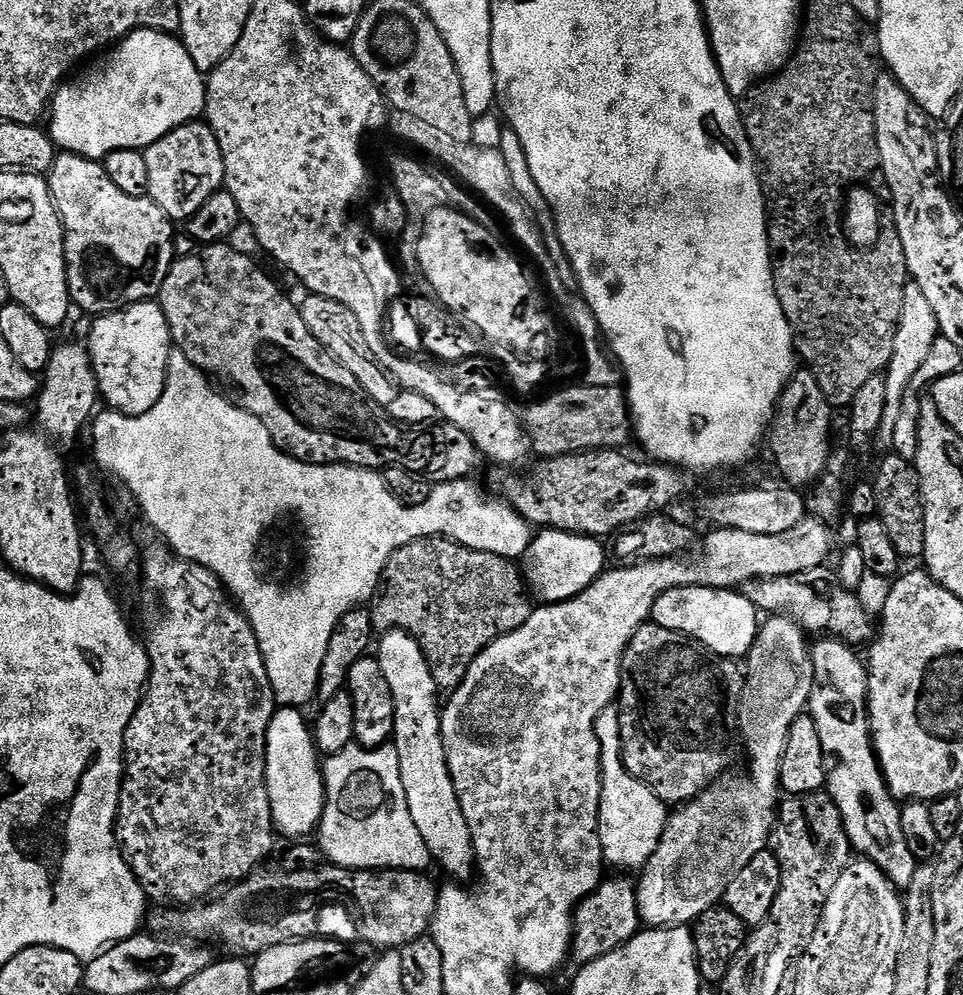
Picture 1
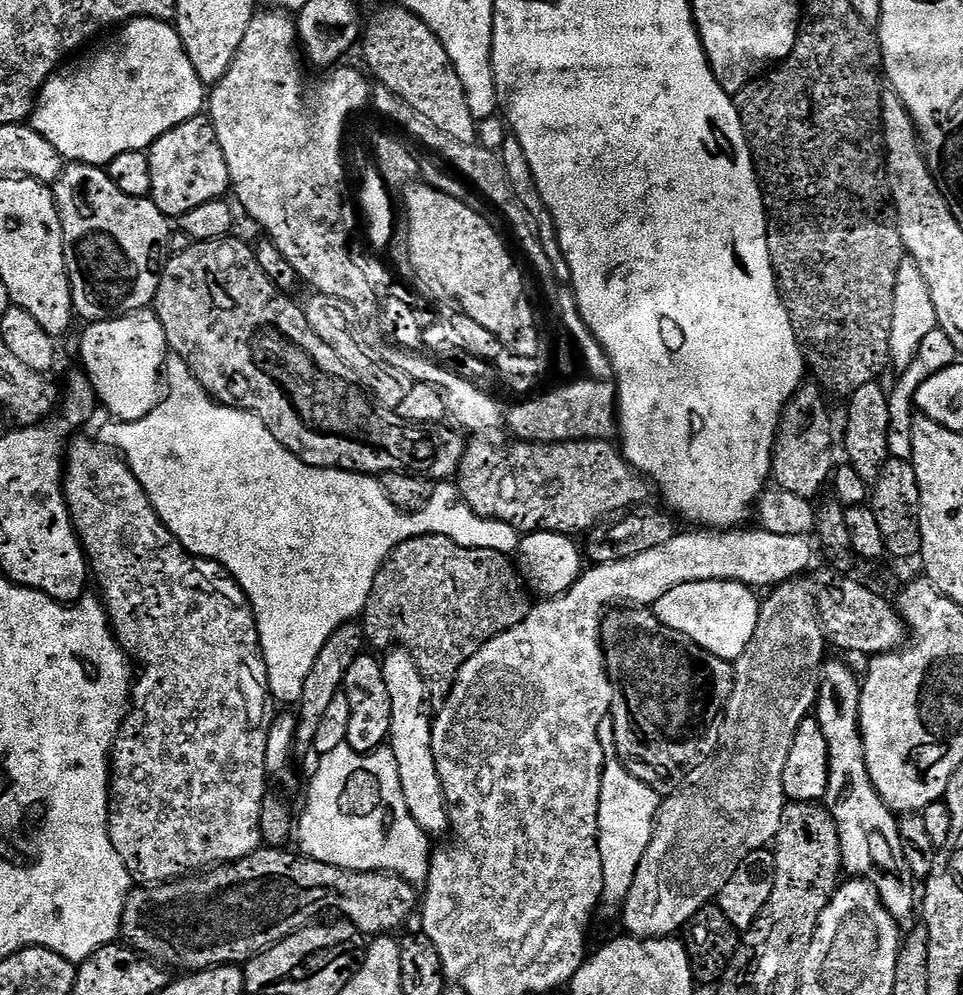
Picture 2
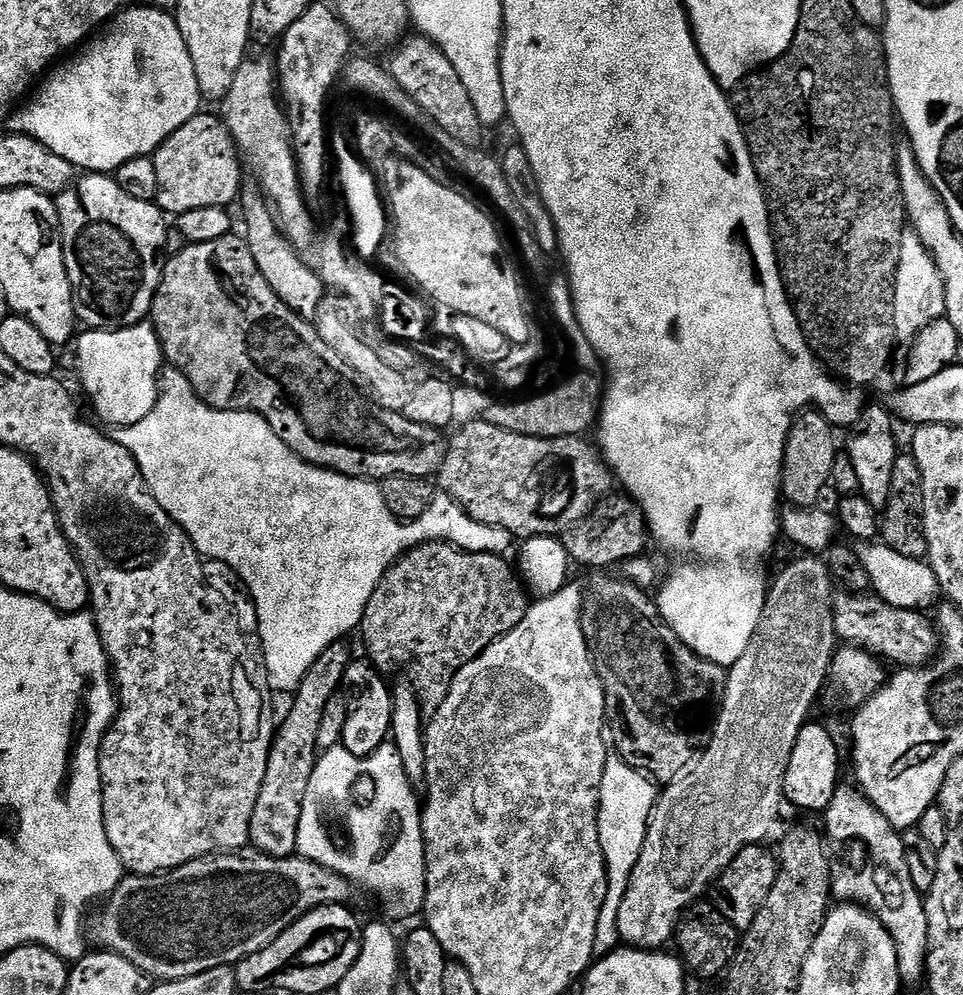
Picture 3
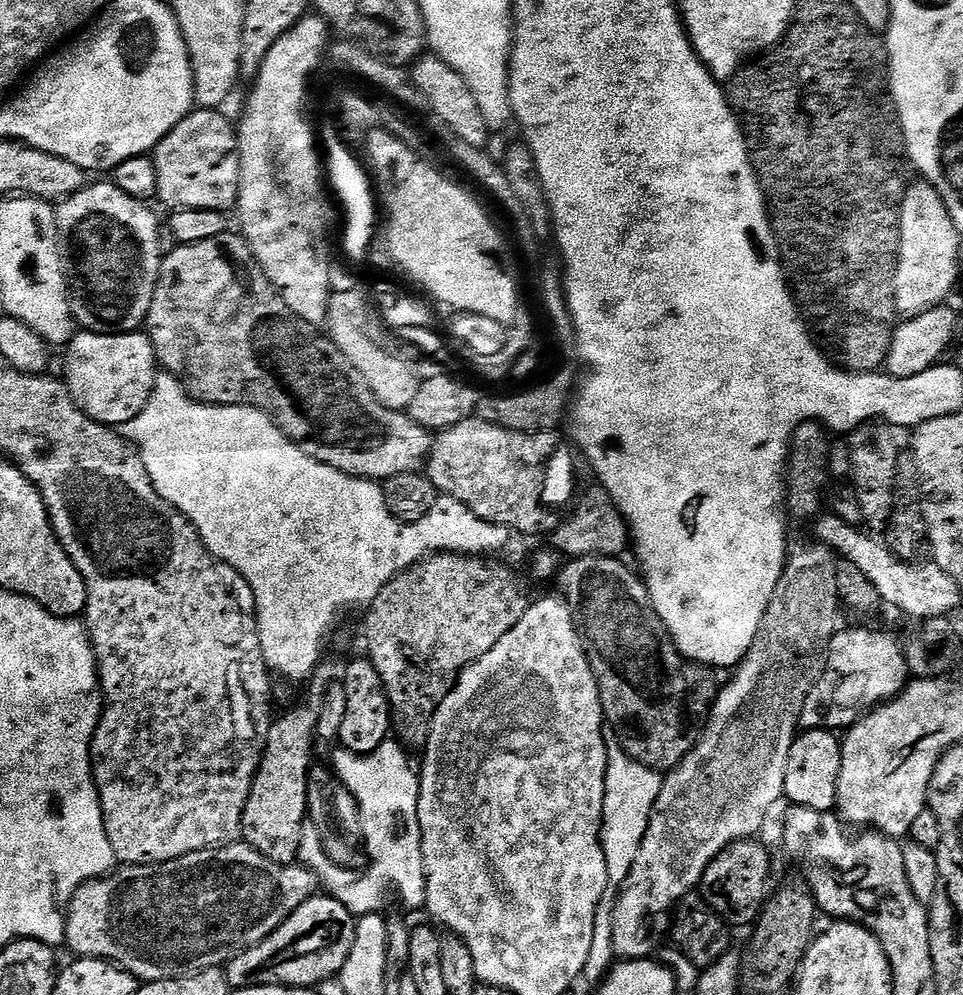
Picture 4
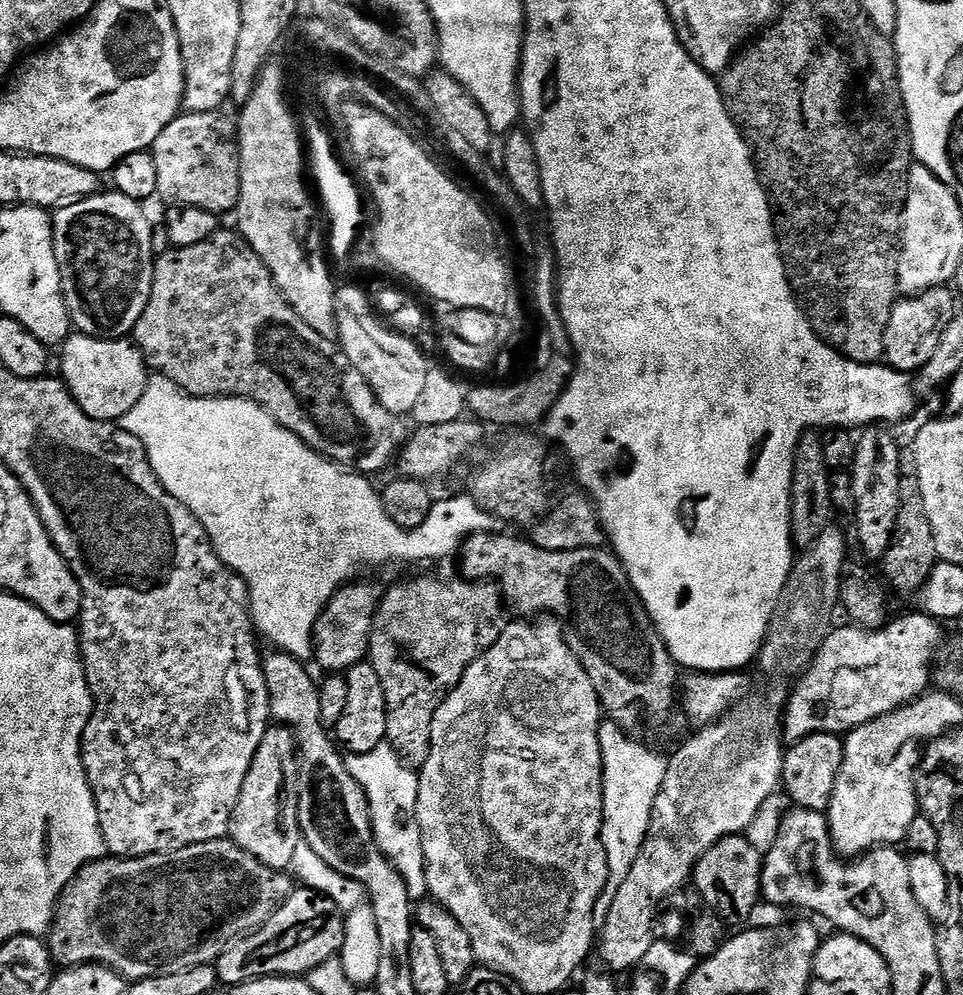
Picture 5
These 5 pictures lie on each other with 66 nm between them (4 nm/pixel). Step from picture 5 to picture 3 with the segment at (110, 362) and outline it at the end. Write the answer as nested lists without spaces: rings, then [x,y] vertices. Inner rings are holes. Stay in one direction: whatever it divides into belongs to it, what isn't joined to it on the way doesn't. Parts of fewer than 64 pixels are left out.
[[[151,323],[129,328],[84,330],[75,337],[76,372],[92,408],[111,426],[142,422],[154,410],[160,397],[160,374],[165,367],[164,352]]]

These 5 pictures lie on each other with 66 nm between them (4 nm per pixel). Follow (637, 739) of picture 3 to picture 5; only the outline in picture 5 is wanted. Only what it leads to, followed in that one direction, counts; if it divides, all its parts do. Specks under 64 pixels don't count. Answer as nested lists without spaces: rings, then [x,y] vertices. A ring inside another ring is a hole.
[[[479,532],[468,537],[462,545],[462,557],[464,556],[463,579],[468,582],[488,582],[492,581],[498,585],[498,591],[506,601],[507,607],[513,613],[517,612],[520,618],[540,618],[545,614],[551,614],[559,620],[561,628],[564,630],[564,640],[570,646],[570,650],[582,662],[582,670],[590,674],[590,682],[594,682],[594,690],[600,699],[601,709],[606,713],[607,719],[611,723],[617,724],[624,732],[633,738],[643,737],[643,732],[647,728],[656,728],[672,712],[672,707],[678,704],[678,685],[682,680],[682,672],[678,667],[675,658],[668,652],[668,647],[664,644],[664,639],[660,636],[660,631],[653,626],[652,619],[648,616],[648,611],[644,609],[643,602],[638,598],[638,594],[632,589],[632,583],[628,581],[628,576],[624,573],[624,565],[616,559],[611,551],[604,548],[587,548],[586,550],[542,550],[532,544],[531,539],[519,540],[516,536],[496,536],[492,532]]]

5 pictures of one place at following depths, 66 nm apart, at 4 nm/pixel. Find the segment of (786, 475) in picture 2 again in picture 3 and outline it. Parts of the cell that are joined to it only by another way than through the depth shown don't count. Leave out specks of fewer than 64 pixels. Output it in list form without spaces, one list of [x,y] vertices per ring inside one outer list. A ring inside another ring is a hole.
[[[805,410],[793,420],[786,446],[784,465],[780,475],[780,491],[783,499],[793,508],[814,508],[821,503],[820,495],[829,487],[830,470],[838,454],[837,429],[819,410]]]

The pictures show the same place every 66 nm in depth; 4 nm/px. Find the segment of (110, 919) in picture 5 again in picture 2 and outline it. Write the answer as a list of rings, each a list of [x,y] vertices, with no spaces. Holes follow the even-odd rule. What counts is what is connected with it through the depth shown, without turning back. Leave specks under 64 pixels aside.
[[[261,846],[254,854],[233,864],[212,866],[199,874],[173,878],[155,886],[137,887],[128,893],[120,927],[123,939],[140,955],[169,969],[199,970],[217,968],[220,964],[243,966],[253,956],[271,948],[276,941],[299,932],[309,922],[315,921],[323,908],[331,906],[332,892],[336,895],[337,910],[344,915],[341,917],[368,938],[395,933],[395,928],[402,927],[418,912],[417,885],[391,872],[355,872],[345,868],[334,871],[326,862],[318,862],[309,856],[296,854],[296,857],[292,857],[284,848]],[[332,880],[336,883],[333,888]],[[379,908],[380,916],[372,916]]]

